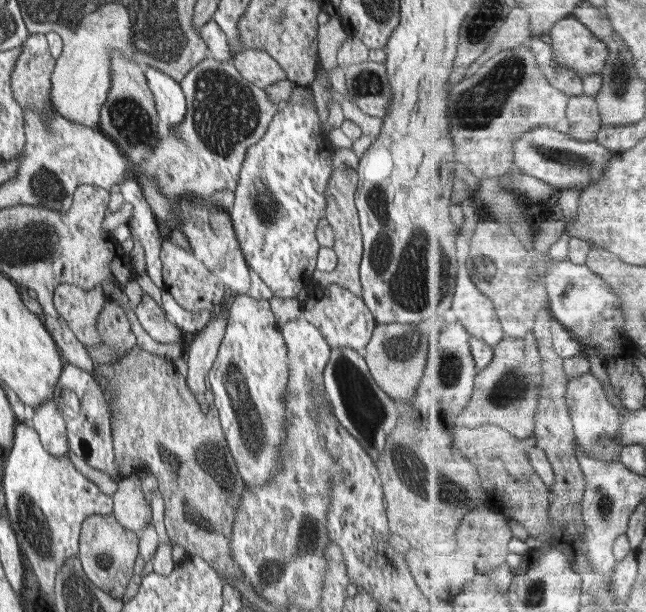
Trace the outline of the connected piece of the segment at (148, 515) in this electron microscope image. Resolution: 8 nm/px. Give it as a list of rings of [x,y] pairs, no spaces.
[[[136,473],[120,480],[113,495],[112,515],[124,528],[139,533],[152,520],[152,509]]]

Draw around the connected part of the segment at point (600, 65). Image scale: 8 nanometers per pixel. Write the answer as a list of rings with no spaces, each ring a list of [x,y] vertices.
[[[577,17],[561,20],[552,30],[549,38],[557,52],[557,59],[565,67],[575,68],[584,76],[603,73],[612,56],[609,44],[602,40],[585,22]]]

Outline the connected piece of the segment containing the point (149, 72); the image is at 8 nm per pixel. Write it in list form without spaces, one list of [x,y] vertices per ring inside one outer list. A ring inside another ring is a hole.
[[[143,66],[146,80],[154,95],[159,122],[163,130],[175,129],[186,114],[186,99],[181,84],[157,68]]]

